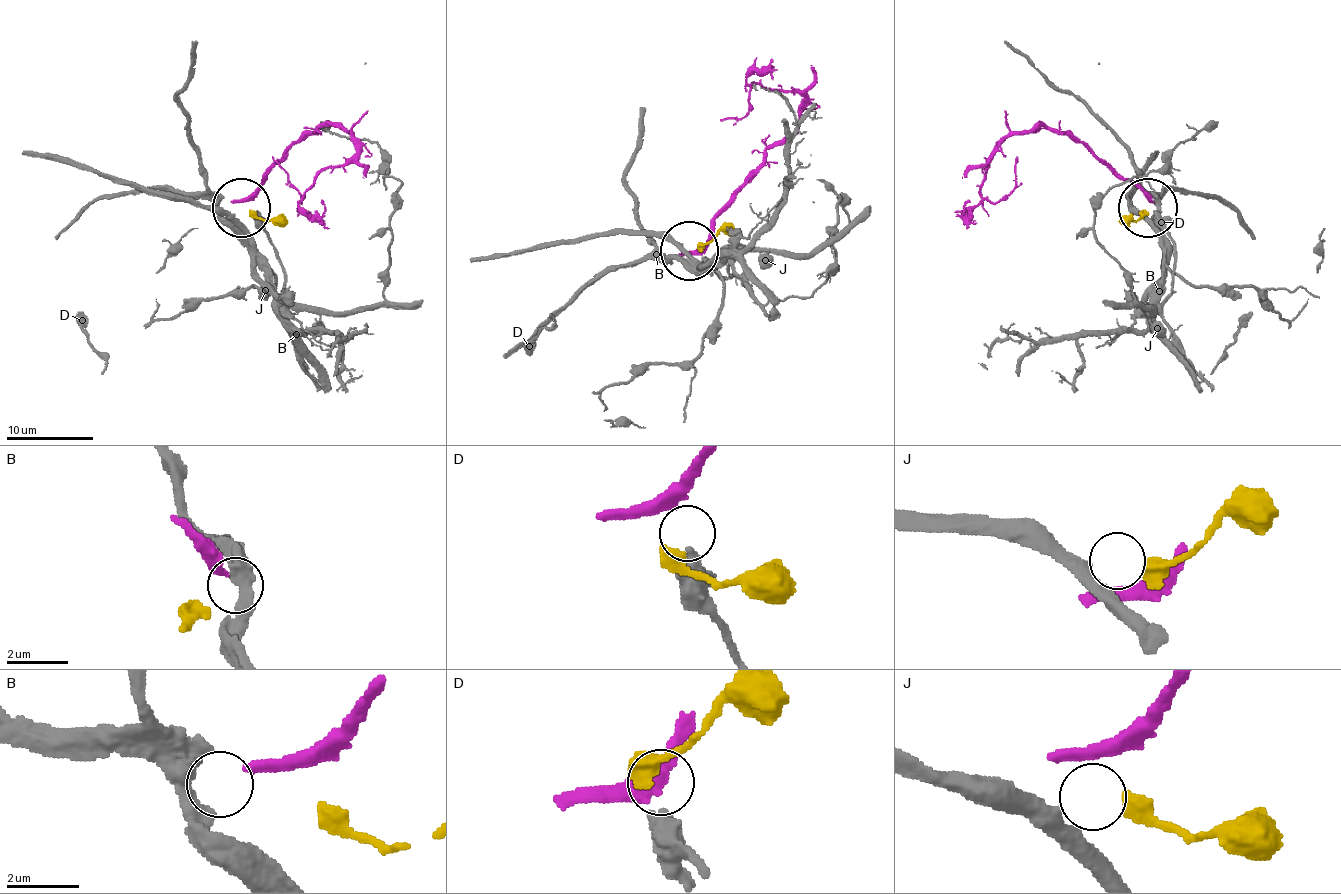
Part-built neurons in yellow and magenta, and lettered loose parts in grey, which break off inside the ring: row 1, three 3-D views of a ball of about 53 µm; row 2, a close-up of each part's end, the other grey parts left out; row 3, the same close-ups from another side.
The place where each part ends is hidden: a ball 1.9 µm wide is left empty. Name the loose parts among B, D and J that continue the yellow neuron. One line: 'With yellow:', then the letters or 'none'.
With yellow: J

